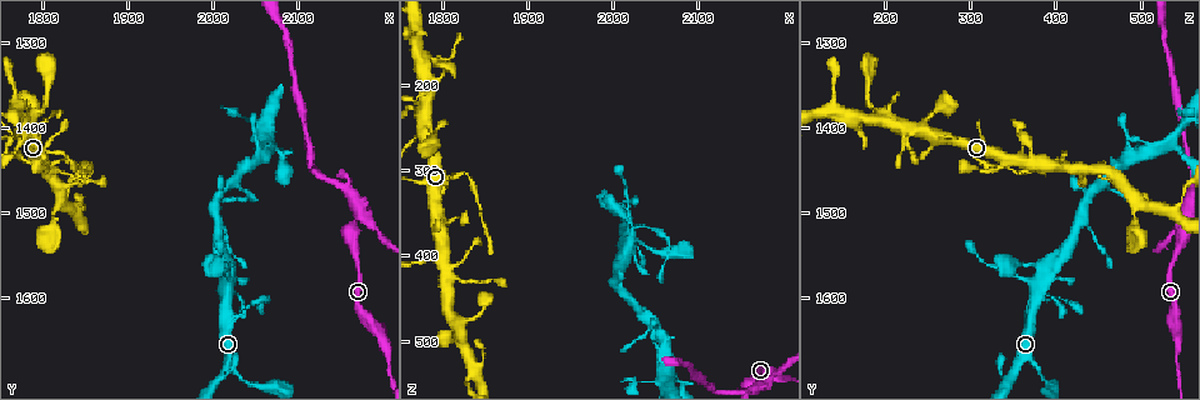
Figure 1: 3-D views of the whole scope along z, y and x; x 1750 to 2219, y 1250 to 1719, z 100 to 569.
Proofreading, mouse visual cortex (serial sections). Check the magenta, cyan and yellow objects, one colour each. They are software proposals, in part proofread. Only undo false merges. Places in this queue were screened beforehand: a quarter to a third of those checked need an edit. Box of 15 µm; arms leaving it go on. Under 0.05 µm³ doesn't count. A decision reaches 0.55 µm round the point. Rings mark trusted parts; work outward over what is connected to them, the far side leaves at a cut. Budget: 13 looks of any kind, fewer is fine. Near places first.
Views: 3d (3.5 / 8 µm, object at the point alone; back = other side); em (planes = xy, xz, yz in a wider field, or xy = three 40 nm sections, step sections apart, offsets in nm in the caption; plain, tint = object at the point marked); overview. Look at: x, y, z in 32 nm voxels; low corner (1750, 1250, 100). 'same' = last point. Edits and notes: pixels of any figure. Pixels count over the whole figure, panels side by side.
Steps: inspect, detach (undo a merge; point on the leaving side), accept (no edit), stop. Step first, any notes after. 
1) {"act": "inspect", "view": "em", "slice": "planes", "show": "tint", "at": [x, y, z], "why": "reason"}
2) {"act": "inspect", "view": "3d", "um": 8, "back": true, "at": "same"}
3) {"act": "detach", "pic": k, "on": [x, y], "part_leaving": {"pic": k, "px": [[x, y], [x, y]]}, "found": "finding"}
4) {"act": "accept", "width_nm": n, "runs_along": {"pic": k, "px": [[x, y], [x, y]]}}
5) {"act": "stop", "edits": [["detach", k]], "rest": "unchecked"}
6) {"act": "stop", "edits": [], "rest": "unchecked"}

{"act": "inspect", "view": "3d", "um": 3.5, "back": true, "at": [1825, 1430, 300], "why": "abrupt turn"}

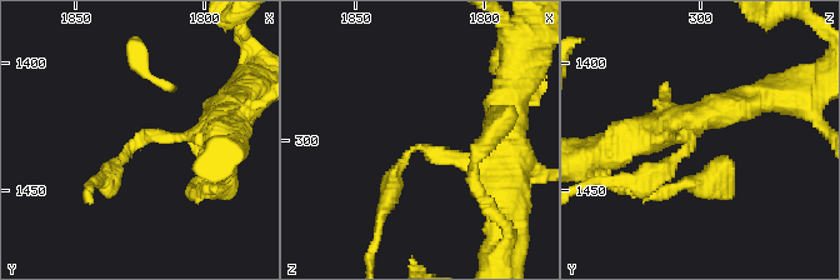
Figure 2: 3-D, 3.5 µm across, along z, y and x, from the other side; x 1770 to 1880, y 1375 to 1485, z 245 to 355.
{"act": "inspect", "view": "em", "slice": "planes", "show": "tint", "at": [1827, 1433, 304], "arm_widths_nm": [200, 200], "why": "shape alone is not enough"}

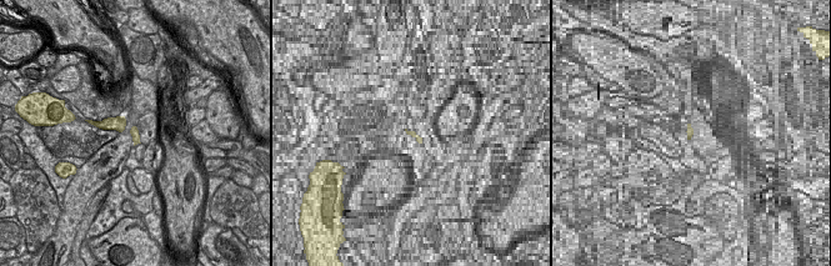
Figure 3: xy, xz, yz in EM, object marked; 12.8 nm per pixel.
{"act": "detach", "pic": 2, "on": [388, 195], "part_leaving": {"pic": 2, "px": [[395, 173], [368, 260]]}, "found": "a second cell is stuck on"}

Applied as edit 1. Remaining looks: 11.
{"act": "inspect", "view": "overview"}

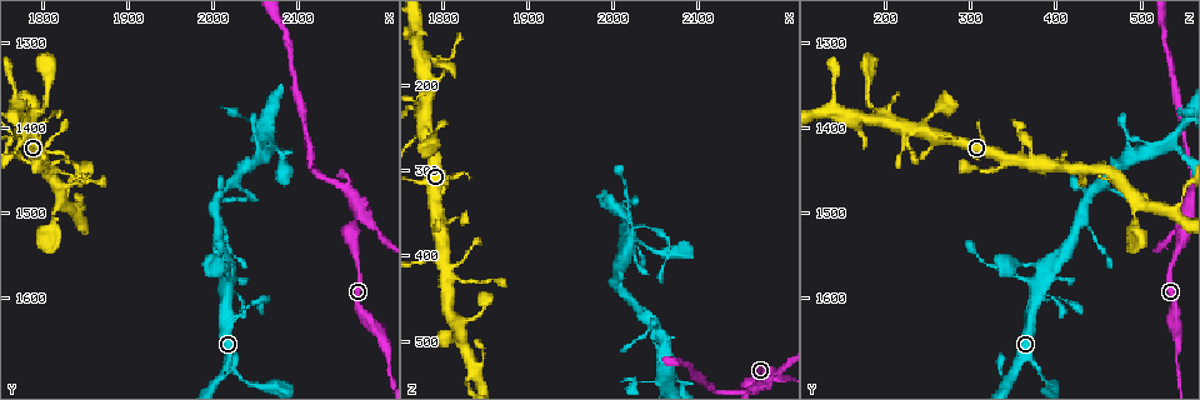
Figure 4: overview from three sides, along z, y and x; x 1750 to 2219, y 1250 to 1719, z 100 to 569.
{"act": "inspect", "view": "3d", "um": 8, "at": [1800, 1445, 410], "why": "four or more arms meet"}

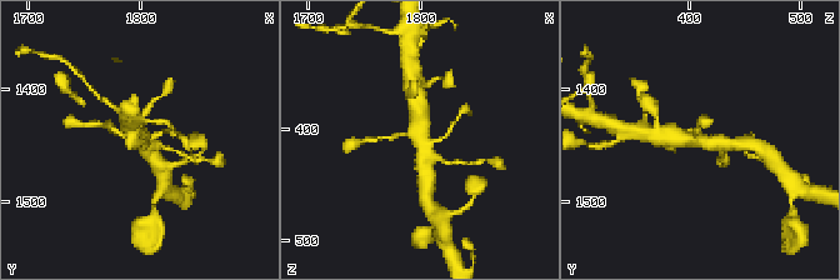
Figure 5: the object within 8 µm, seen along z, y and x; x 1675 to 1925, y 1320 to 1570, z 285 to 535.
{"act": "inspect", "view": "3d", "um": 3.5, "back": true, "at": [1802, 1446, 412], "why": "closer look"}

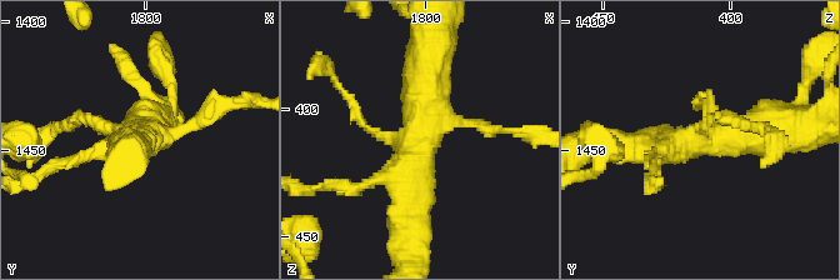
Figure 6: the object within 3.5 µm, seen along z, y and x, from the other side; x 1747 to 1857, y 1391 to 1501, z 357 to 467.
{"act": "inspect", "view": "em", "slice": "xy", "step": 3, "show": "tint", "at": [1803, 1445, 412]}

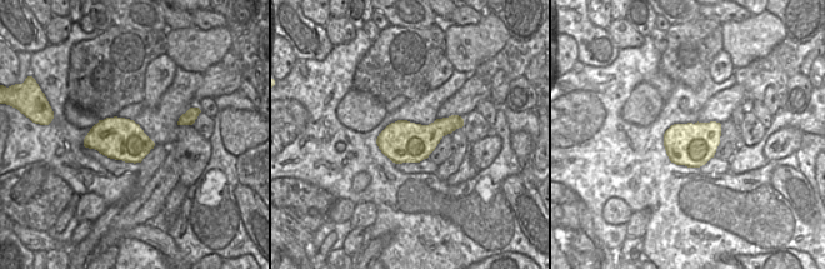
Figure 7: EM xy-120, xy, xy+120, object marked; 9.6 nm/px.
{"act": "accept", "runs_along": {"pic": 6, "px": [[428, 59], [409, 219]]}, "found": "all the same cell"}

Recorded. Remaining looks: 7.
{"act": "inspect", "view": "3d", "um": 3.5, "at": [2175, 1500, 550], "why": "thin arm on a thick one"}

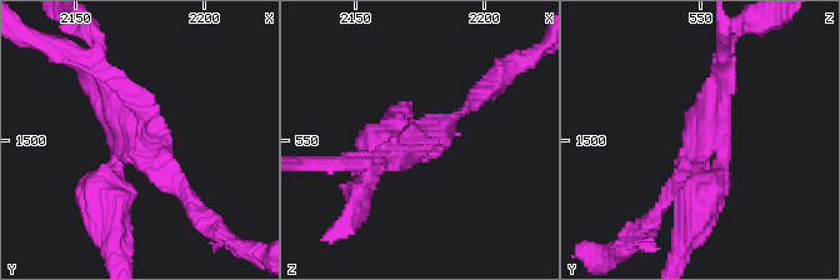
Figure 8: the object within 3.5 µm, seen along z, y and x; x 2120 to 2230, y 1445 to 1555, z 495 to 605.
{"act": "inspect", "view": "em", "slice": "xy", "step": 5, "show": "tint", "at": [2173, 1504, 550]}

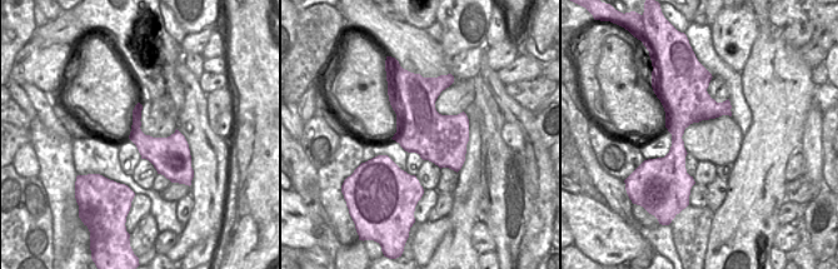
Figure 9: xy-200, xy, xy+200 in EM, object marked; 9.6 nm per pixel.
{"act": "detach", "pic": 8, "on": [145, 156], "border": {"pic": 9, "px": [[664, 86], [674, 119], [688, 125]]}, "found": "a second cell is stuck on"}

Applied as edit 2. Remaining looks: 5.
{"act": "inspect", "view": "3d", "um": 3.5, "at": [2015, 1620, 370], "why": "branch point"}

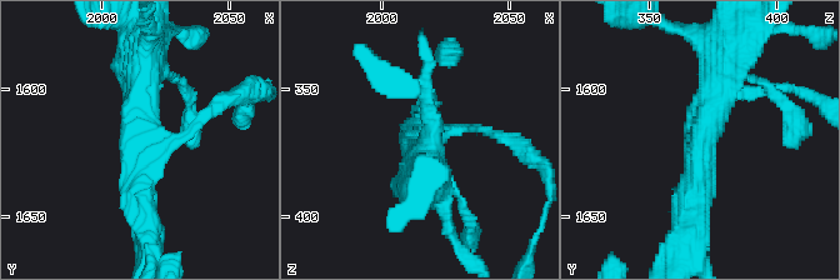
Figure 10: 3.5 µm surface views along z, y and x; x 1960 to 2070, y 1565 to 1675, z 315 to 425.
{"act": "inspect", "view": "em", "slice": "xy", "step": 2, "show": "tint", "at": [2014, 1621, 371]}

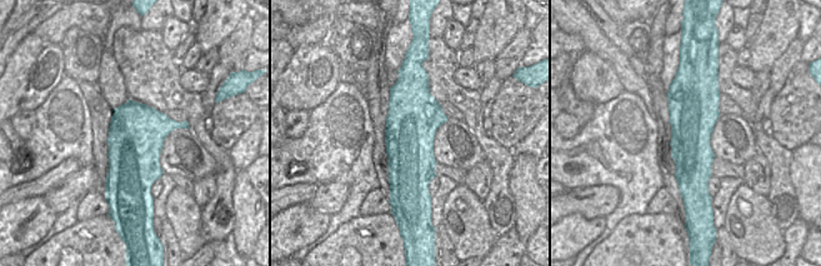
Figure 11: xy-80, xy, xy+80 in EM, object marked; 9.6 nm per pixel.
{"act": "accept", "arms": 3, "arm_widths_nm": [150, 400, 400], "runs_along": {"pic": 10, "px": [[685, 224], [714, 111], [718, 58]]}, "found": "one cell here"}

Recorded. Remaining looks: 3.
{"act": "inspect", "view": "3d", "um": 8, "back": true, "at": [2010, 1510, 430], "why": "sudden change in width"}

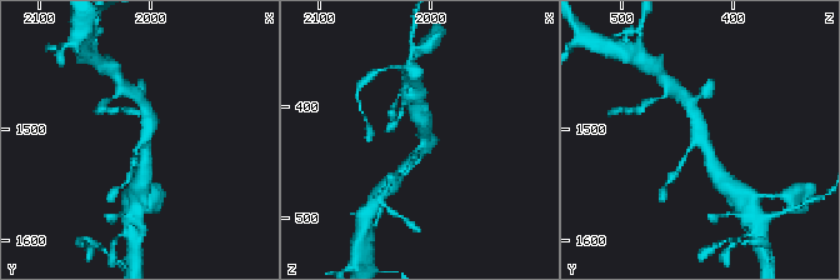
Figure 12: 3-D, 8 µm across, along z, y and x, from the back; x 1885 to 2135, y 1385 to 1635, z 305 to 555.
{"act": "inspect", "view": "em", "slice": "xy", "step": 1, "show": "tint", "at": [2008, 1510, 430], "why": "shape alone is not enough"}

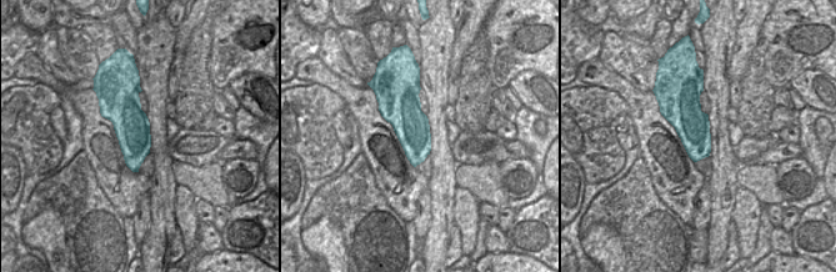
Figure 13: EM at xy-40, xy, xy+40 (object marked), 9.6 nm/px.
{"act": "accept", "arm_widths_nm": [150, 350, 400], "runs_along": {"pic": 12, "px": [[716, 171], [690, 105]]}, "found": "continuous, no second cell"}

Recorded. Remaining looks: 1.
{"act": "stop", "edits": [["detach", 2], ["detach", 8]], "rest": "unchecked"}

